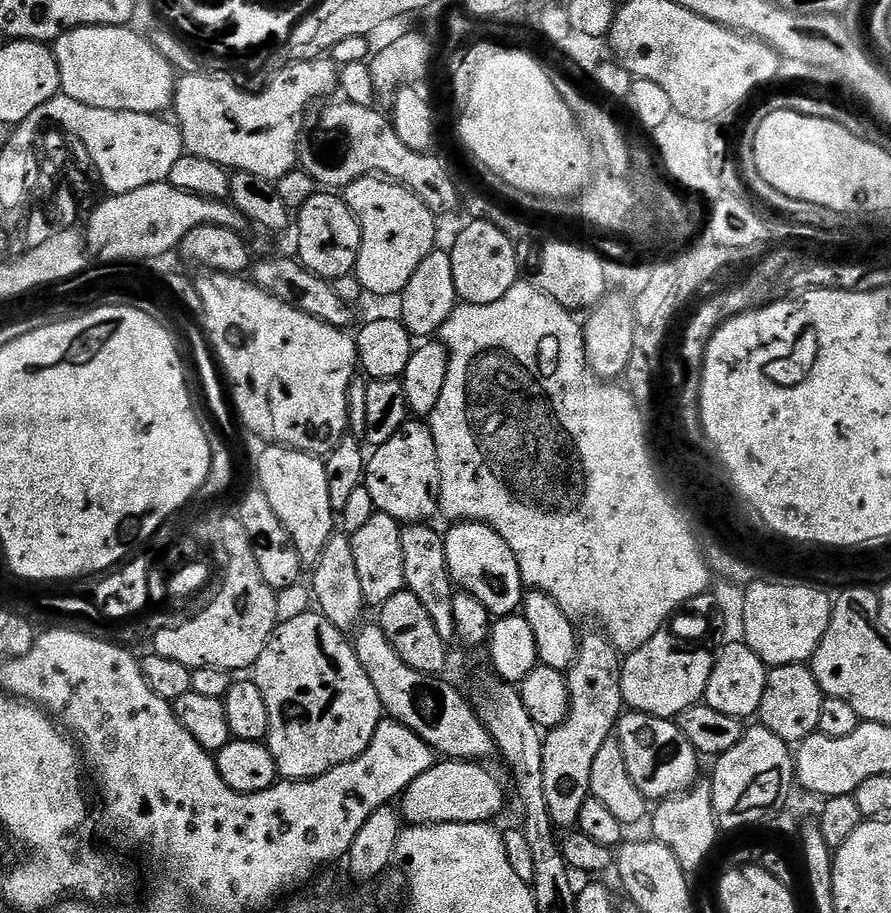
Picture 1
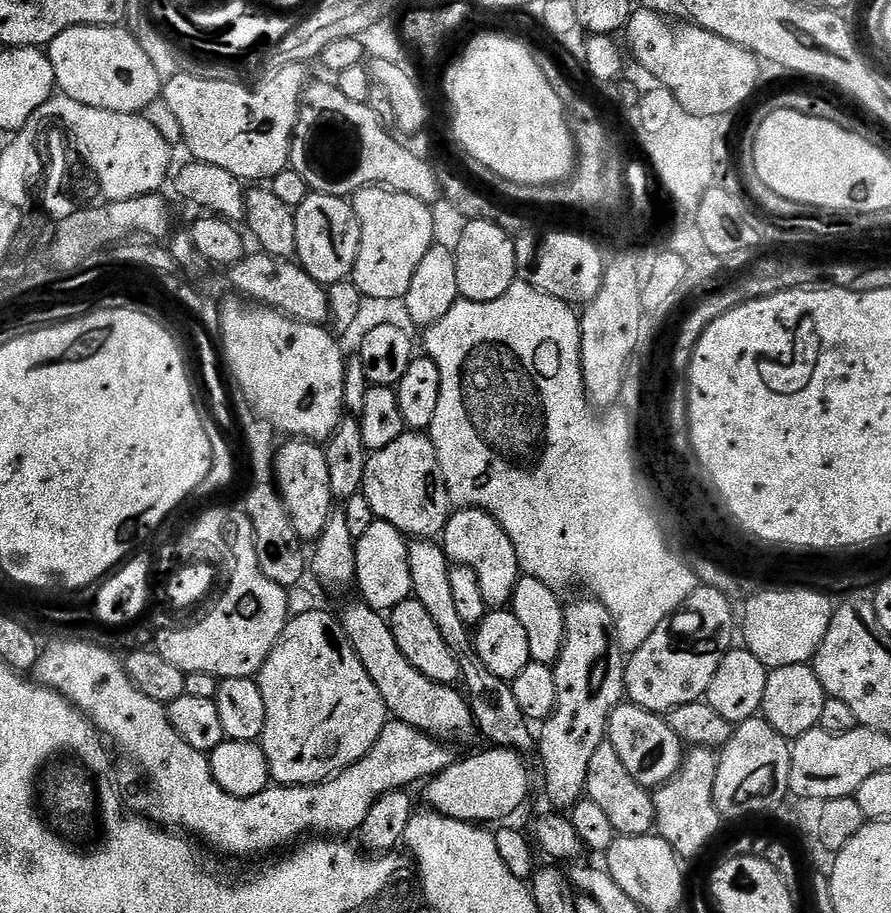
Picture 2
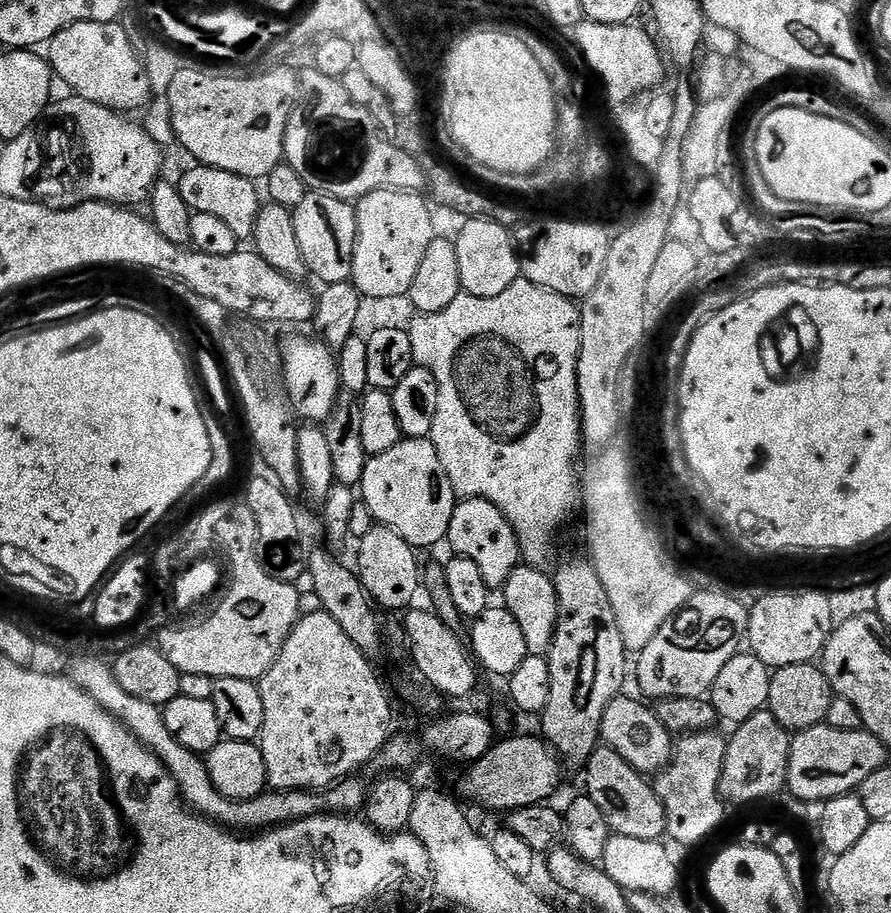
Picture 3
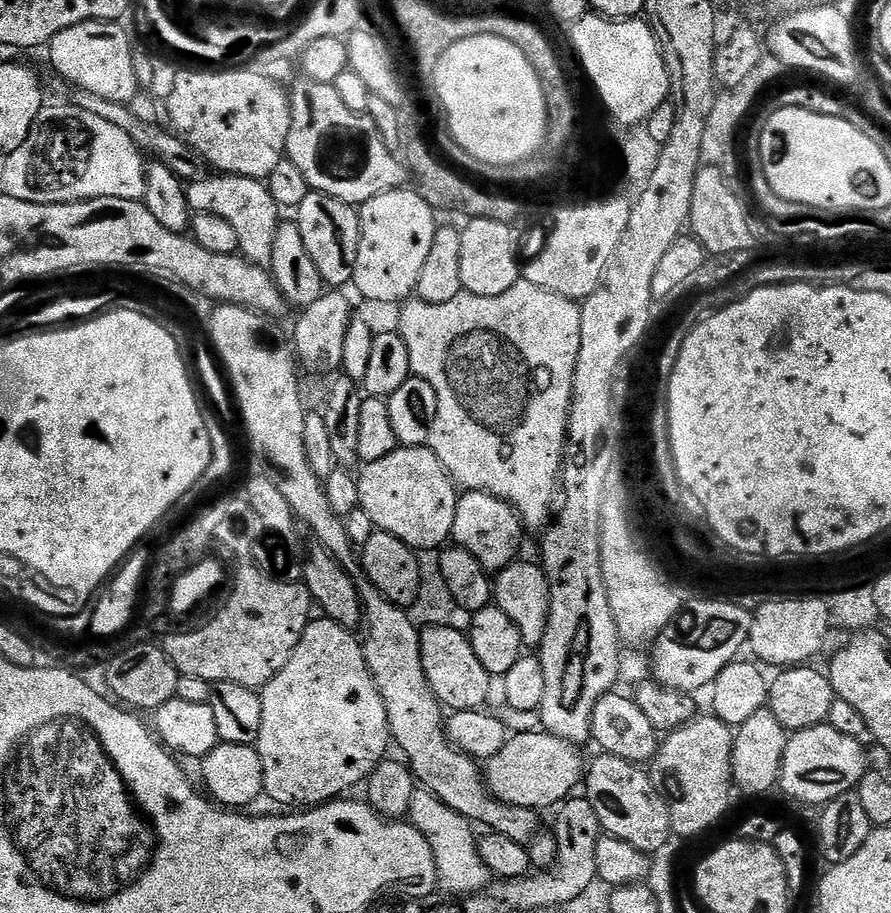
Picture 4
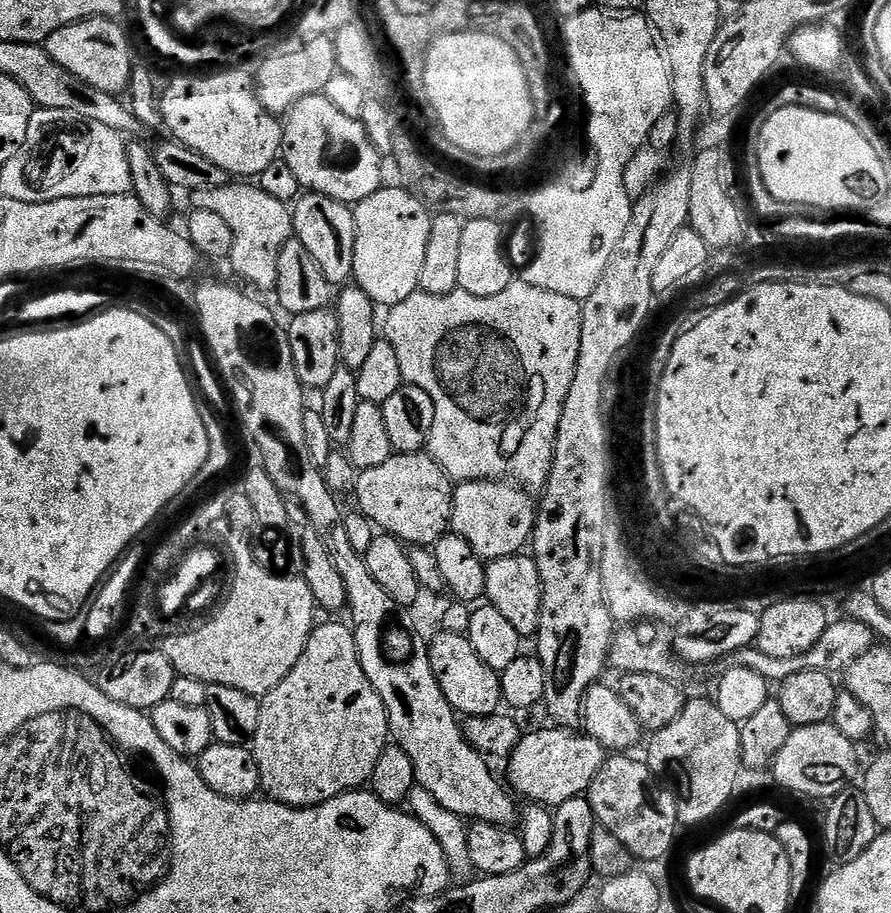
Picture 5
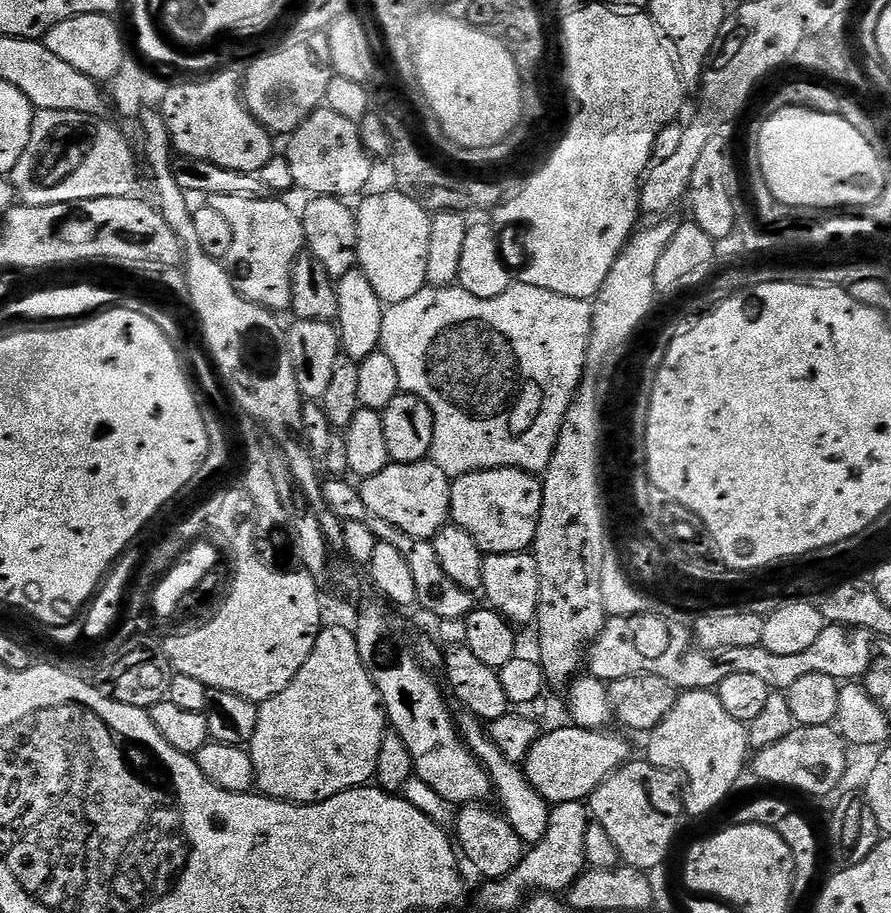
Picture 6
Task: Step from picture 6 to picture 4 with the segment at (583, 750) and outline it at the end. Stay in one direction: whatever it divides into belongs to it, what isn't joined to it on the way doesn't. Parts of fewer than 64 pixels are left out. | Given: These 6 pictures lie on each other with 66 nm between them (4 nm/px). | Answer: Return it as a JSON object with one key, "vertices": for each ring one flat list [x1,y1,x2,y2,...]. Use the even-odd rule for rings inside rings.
{"vertices":[[543,730,535,731,520,732,517,736,516,733,509,735,502,750,498,750,498,754,494,754,494,758,486,761,483,774,488,782,488,791,502,802,510,802,514,806,526,806,537,810,545,810,544,808,552,810,563,804,581,787,586,775,586,760,580,757,581,749,577,745,570,744]]}

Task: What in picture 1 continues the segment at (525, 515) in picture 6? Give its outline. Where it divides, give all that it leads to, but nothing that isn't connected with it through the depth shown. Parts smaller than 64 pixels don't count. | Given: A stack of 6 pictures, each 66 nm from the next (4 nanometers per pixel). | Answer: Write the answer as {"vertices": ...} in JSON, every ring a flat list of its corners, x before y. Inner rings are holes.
{"vertices":[[456,522,449,532,443,533,446,546,446,562,448,572,452,575,452,583,461,592,468,592,482,606,486,606,489,617,499,618,511,616,521,611,526,595,524,579,518,570,518,558,514,558,514,550,506,546,506,538,485,524]]}

